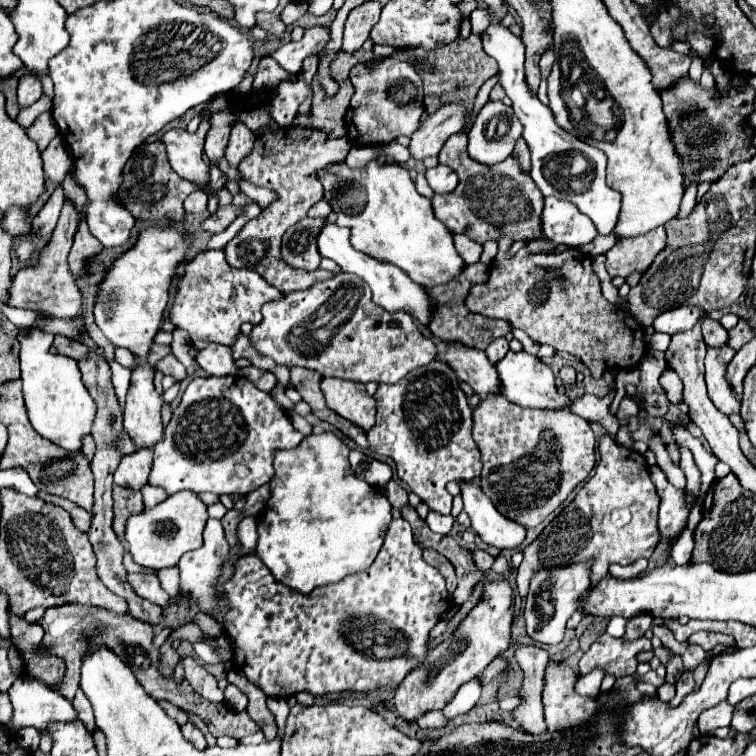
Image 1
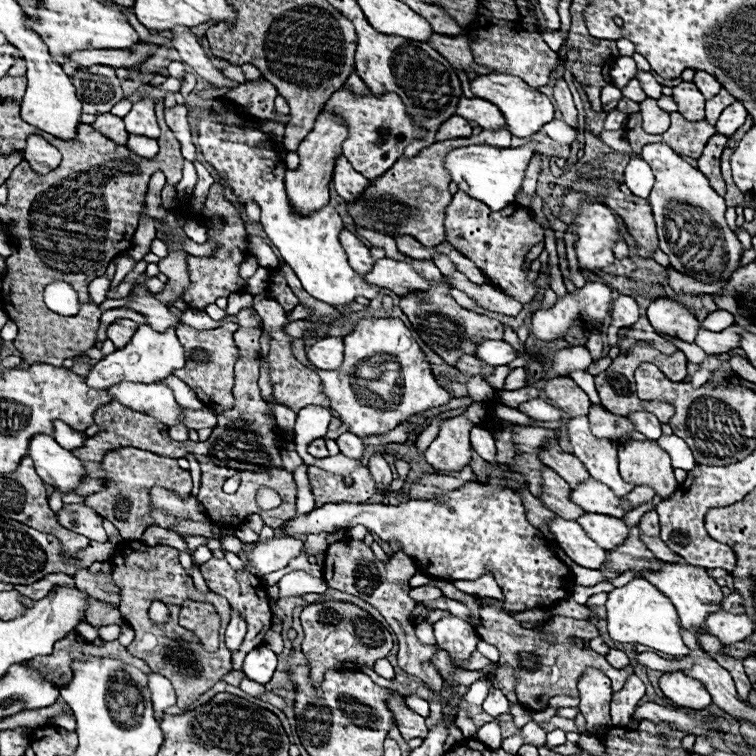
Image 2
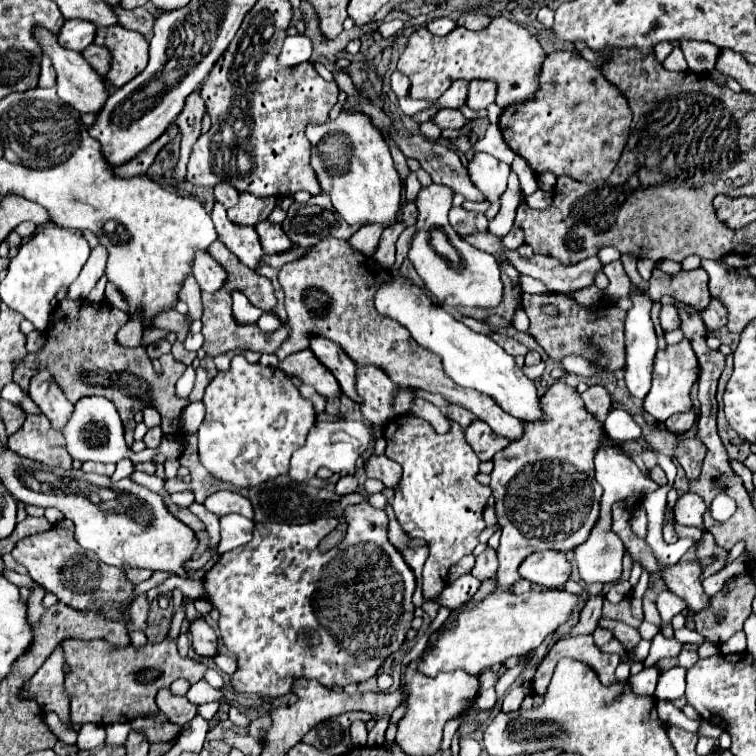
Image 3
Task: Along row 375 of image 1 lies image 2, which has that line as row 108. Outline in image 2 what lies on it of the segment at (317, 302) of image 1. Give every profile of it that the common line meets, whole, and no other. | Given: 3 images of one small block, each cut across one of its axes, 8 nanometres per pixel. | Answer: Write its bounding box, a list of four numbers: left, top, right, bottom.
[322,84,426,180]

